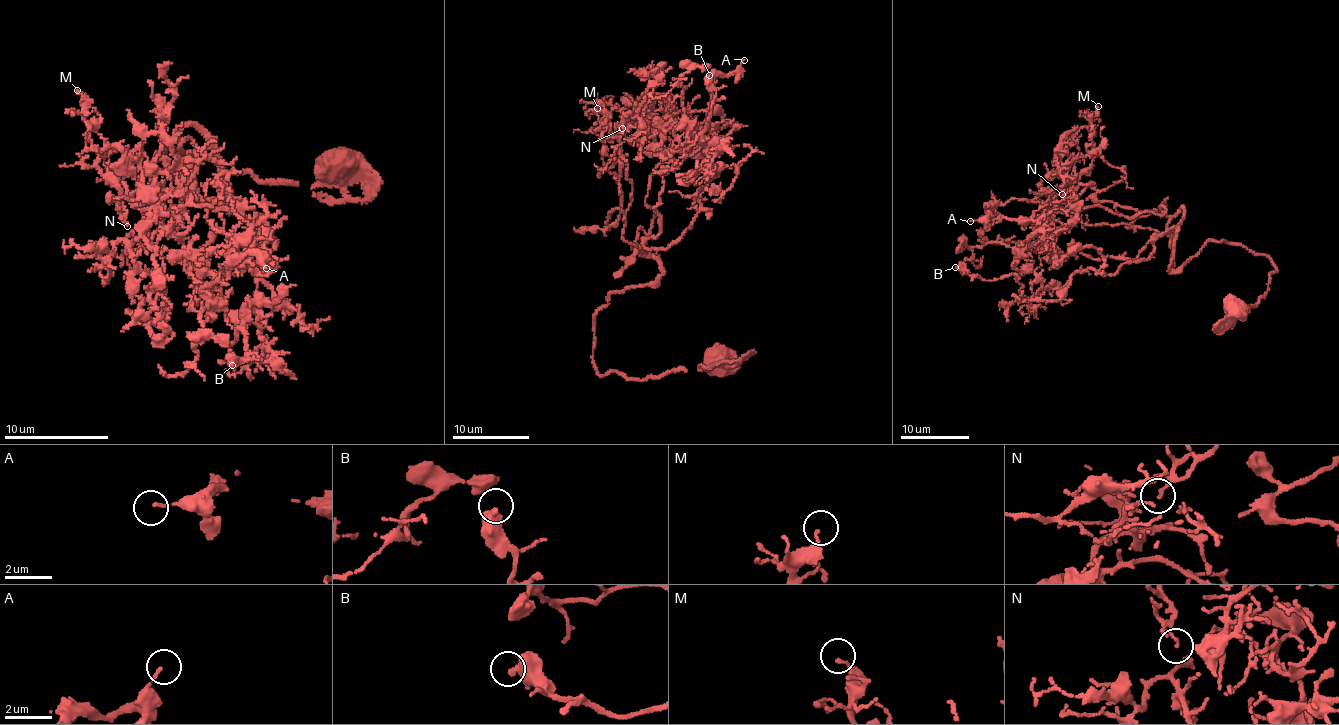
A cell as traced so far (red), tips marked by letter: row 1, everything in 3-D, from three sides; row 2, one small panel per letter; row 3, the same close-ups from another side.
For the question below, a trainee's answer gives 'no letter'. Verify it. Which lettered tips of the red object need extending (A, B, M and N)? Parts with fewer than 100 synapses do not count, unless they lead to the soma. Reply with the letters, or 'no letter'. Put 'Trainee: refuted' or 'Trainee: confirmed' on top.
Trainee: confirmed
no letter

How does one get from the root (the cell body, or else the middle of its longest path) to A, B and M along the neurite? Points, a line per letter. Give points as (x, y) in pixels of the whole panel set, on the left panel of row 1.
A: (333, 163), (159, 153), (228, 210), (211, 149), (195, 199), (266, 268)
B: (333, 163), (266, 183), (159, 153), (228, 210), (211, 149), (195, 199), (261, 250), (232, 365)
M: (333, 163), (159, 153), (228, 210), (191, 138), (197, 200), (189, 159), (139, 186), (77, 90)

